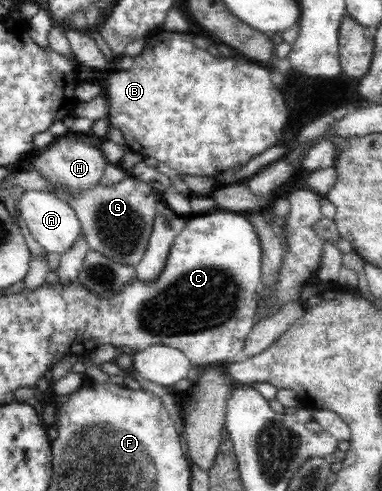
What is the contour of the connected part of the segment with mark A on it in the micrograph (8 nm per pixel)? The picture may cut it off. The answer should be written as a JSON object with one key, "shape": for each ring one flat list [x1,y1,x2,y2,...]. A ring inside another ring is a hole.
{"shape":[[24,191,18,202,18,209,30,234,47,254,52,254,52,252,66,253,75,244,76,238,79,237,81,224,76,211,68,203,64,203,49,192]]}

